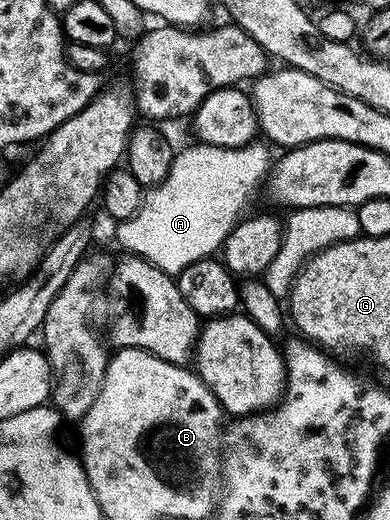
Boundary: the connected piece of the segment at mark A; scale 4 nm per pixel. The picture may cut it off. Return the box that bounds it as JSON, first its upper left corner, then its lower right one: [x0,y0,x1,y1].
[116,143,270,275]

